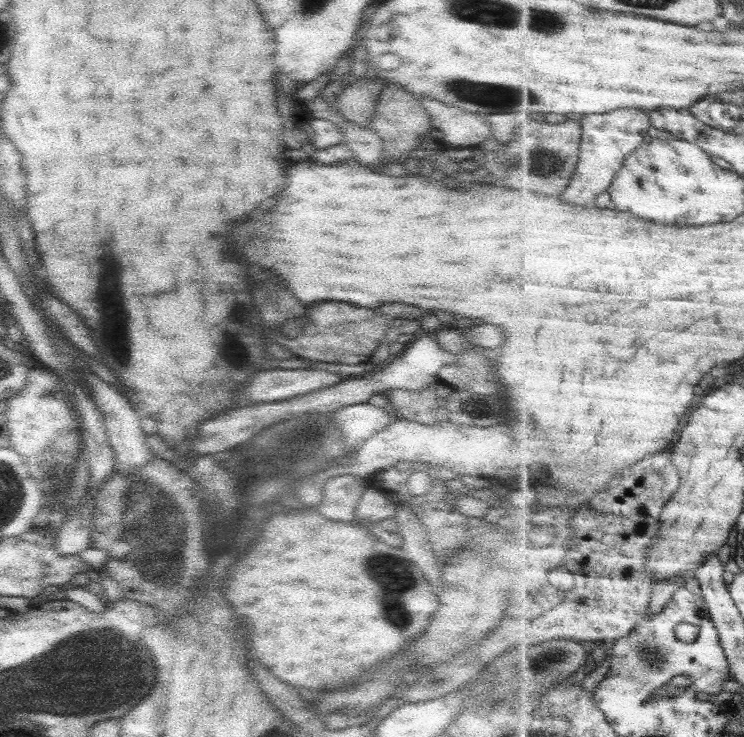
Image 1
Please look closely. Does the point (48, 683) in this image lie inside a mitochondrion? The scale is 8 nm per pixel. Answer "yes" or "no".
yes

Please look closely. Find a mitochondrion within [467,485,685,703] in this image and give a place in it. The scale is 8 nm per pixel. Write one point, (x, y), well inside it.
(551, 659)

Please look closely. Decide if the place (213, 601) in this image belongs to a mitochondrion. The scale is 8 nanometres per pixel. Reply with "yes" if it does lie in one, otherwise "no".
no

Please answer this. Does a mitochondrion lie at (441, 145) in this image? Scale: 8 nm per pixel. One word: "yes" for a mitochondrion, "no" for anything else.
no

